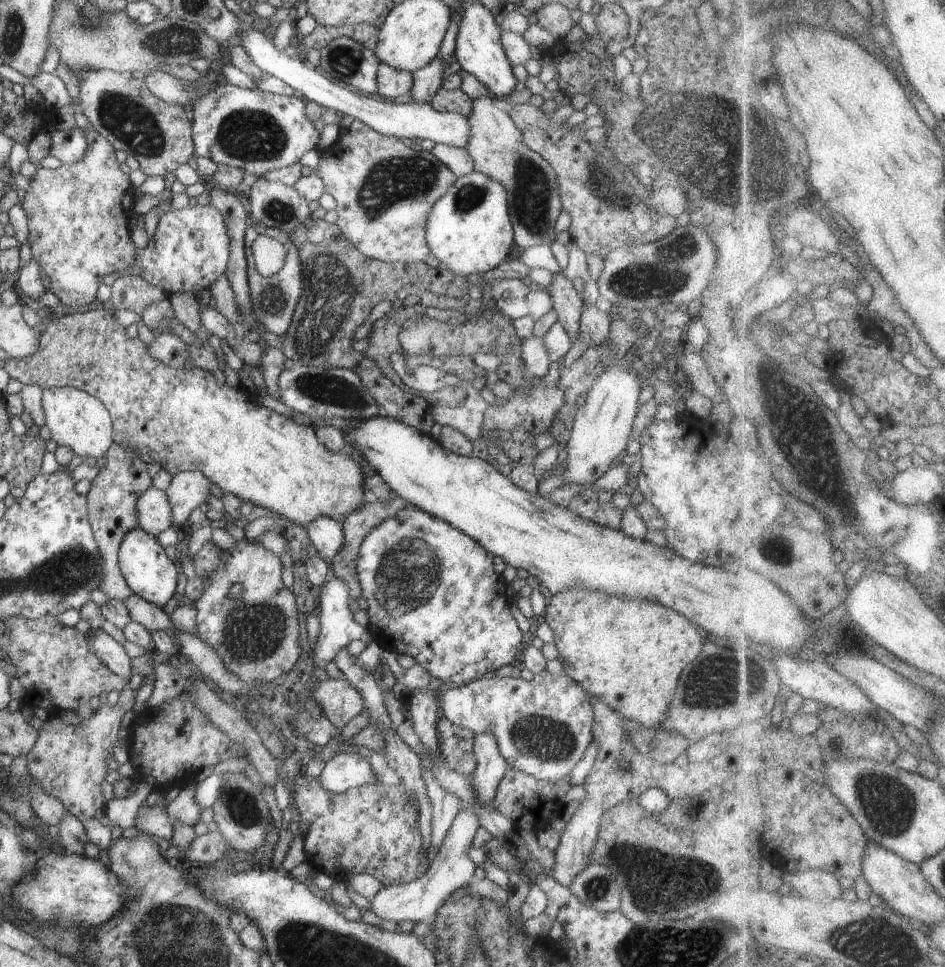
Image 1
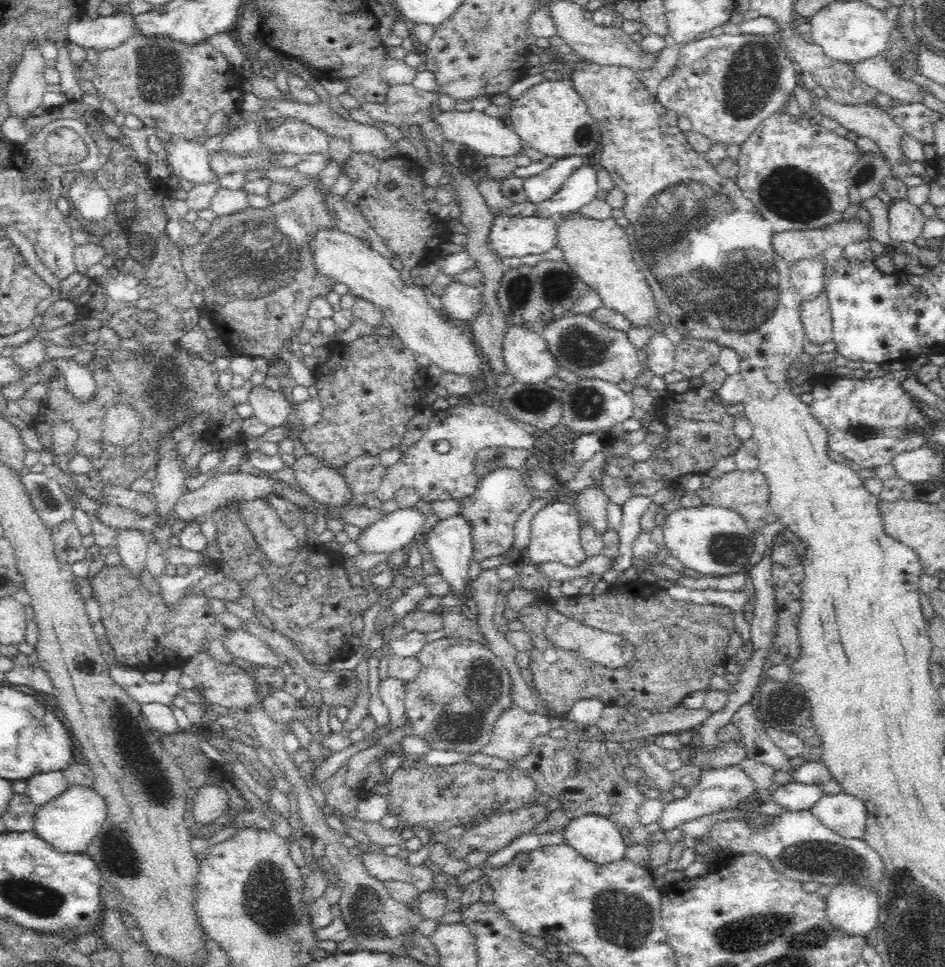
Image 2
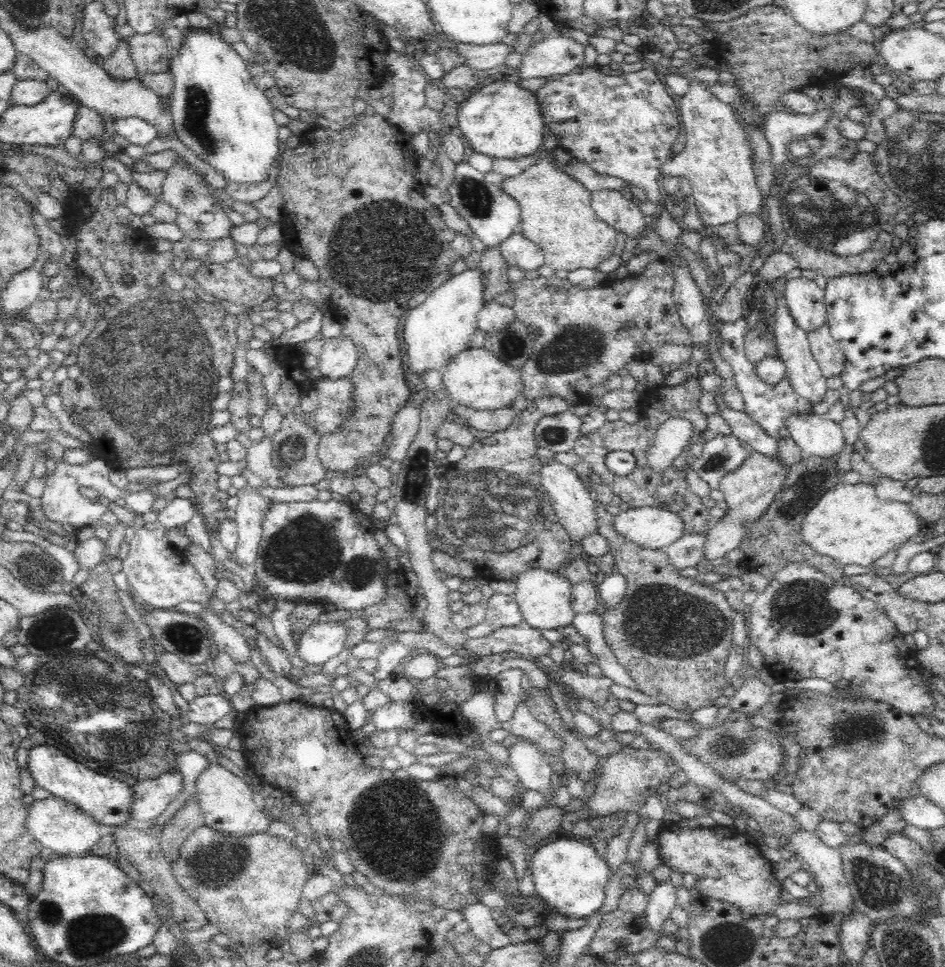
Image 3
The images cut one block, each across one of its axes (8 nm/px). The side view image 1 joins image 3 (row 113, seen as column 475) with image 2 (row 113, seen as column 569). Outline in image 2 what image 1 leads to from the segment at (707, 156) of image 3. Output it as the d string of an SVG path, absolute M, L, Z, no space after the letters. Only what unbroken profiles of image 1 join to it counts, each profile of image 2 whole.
M728 22L727 25L720 26L720 35L710 36L706 38L694 38L690 40L679 50L679 57L676 66L671 70L671 73L664 78L657 87L657 98L659 103L670 110L673 110L679 116L685 116L691 122L691 130L698 134L703 134L710 144L726 144L727 146L741 146L748 140L748 136L760 126L760 122L764 122L766 118L770 118L777 112L778 108L784 104L787 97L792 94L797 82L798 74L794 71L796 64L787 57L785 45L782 43L781 36L778 33L770 34L736 34L736 22Z

